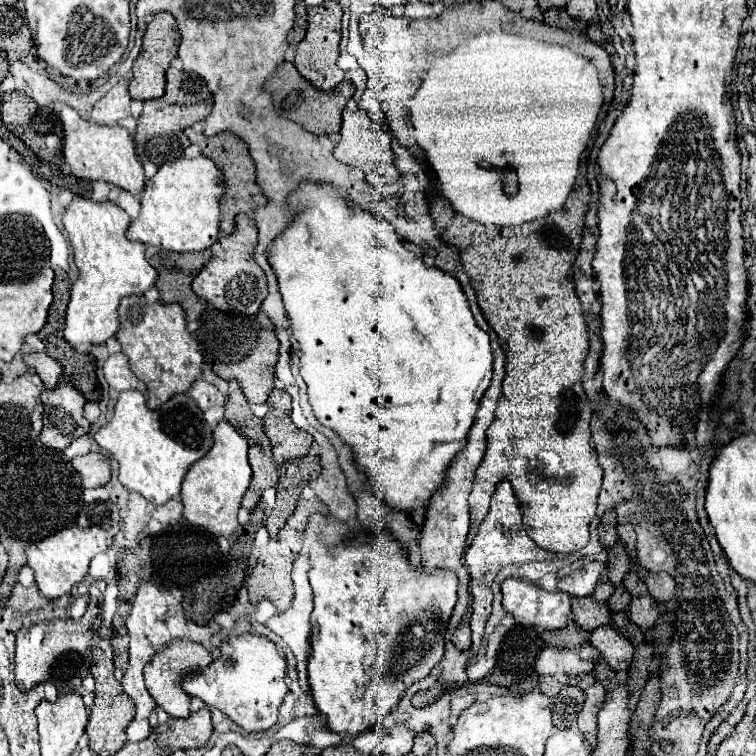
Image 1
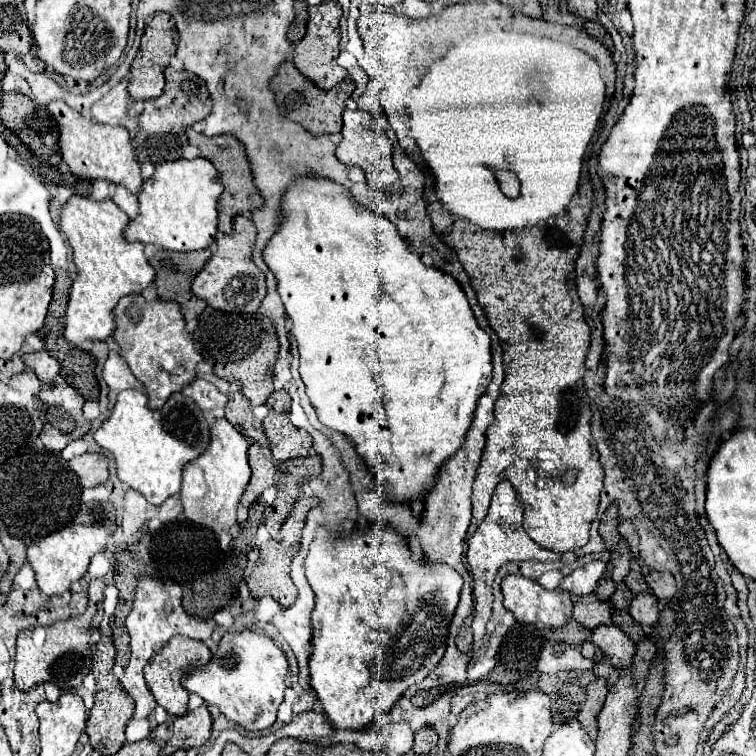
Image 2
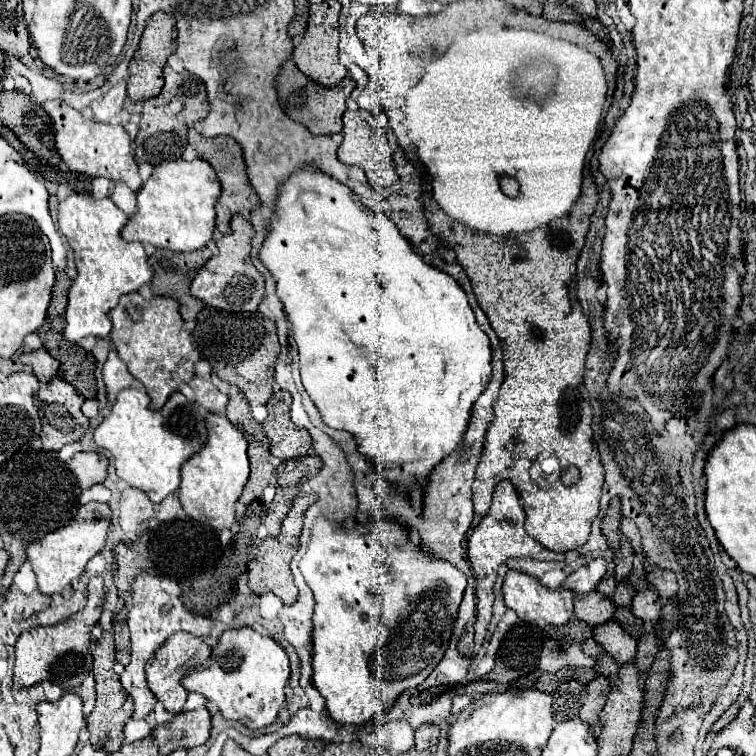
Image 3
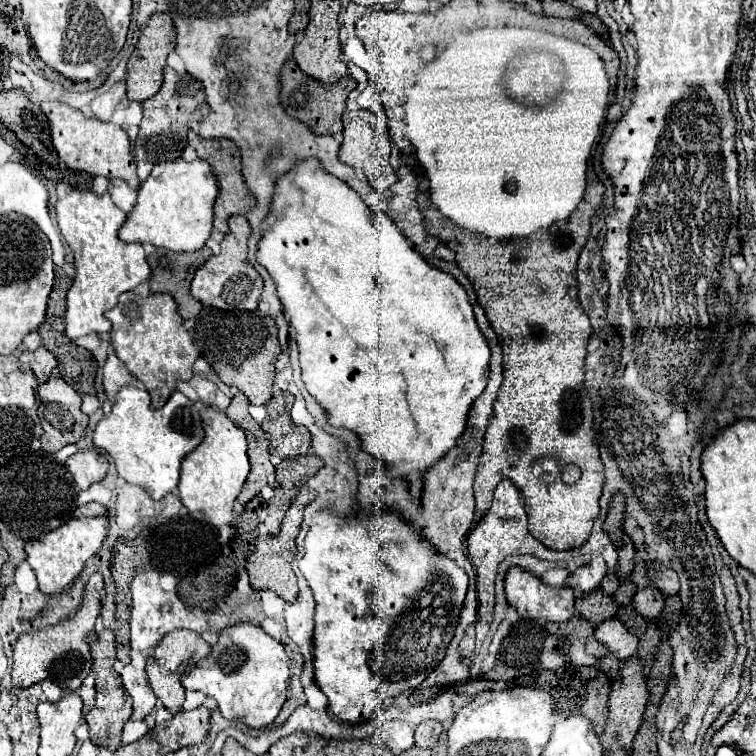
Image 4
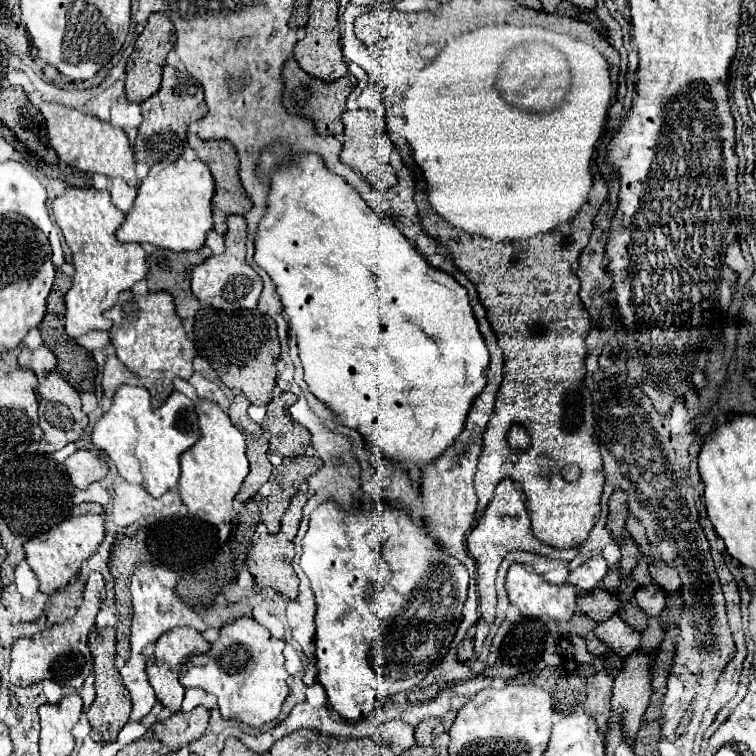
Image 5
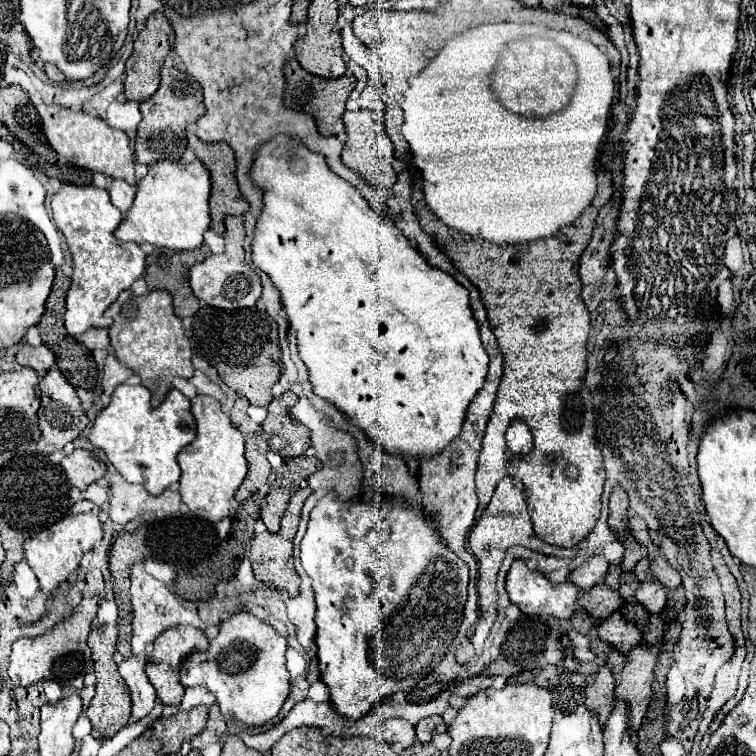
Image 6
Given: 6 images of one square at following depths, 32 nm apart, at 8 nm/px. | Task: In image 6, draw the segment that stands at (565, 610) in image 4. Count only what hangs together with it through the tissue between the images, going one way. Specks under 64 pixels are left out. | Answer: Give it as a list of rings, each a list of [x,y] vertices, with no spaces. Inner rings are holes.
[[[514,560],[512,562],[512,566],[508,570],[508,576],[506,576],[506,590],[508,590],[510,602],[516,604],[528,616],[539,616],[544,619],[554,616],[554,618],[560,618],[560,620],[568,620],[578,610],[578,606],[576,606],[578,588],[572,586],[572,582],[554,584],[544,574],[530,568],[524,560]]]

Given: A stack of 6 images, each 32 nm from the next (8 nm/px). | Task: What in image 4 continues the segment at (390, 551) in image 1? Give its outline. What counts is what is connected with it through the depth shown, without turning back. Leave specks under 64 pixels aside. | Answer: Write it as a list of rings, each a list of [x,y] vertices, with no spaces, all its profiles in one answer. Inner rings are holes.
[[[320,510],[312,518],[312,526],[310,526],[308,536],[306,536],[304,548],[306,548],[306,554],[298,562],[298,568],[304,574],[304,578],[308,580],[308,586],[312,588],[314,600],[316,600],[316,614],[314,614],[314,682],[318,684],[318,688],[328,698],[328,710],[338,720],[348,722],[348,724],[358,724],[358,722],[368,720],[372,714],[376,714],[382,708],[386,698],[394,698],[400,692],[404,692],[408,688],[416,688],[420,682],[424,682],[424,678],[444,658],[446,648],[448,648],[448,644],[454,636],[456,622],[460,618],[460,608],[462,608],[466,588],[468,588],[468,576],[452,560],[448,560],[446,556],[436,554],[436,550],[416,532],[414,526],[408,524],[406,520],[402,520],[400,514],[394,514],[394,512],[388,512],[388,514],[384,514],[376,520],[362,520],[358,516],[338,518],[330,510]]]

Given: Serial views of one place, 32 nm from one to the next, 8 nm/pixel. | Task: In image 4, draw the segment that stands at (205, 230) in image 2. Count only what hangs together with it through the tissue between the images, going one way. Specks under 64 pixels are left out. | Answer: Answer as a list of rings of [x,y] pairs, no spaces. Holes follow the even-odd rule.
[[[196,158],[194,162],[174,160],[160,162],[152,168],[152,174],[138,188],[138,202],[126,224],[120,228],[124,242],[148,242],[172,252],[200,250],[212,232],[214,200],[218,196],[218,180],[214,180],[208,162]]]

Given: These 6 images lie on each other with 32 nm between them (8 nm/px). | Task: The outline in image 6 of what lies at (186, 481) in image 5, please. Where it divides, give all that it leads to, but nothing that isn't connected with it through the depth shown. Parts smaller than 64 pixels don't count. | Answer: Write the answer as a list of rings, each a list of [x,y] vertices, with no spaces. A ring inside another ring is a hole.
[[[196,396],[192,400],[192,414],[196,418],[198,436],[178,454],[178,464],[182,468],[178,492],[194,516],[208,522],[220,522],[230,516],[230,500],[248,472],[244,436],[232,426],[228,414],[222,412],[220,402],[210,396]]]

